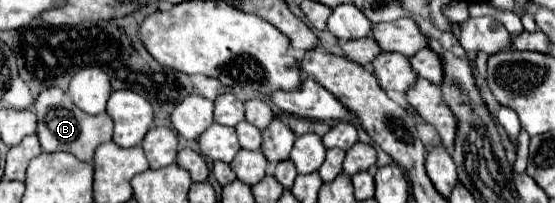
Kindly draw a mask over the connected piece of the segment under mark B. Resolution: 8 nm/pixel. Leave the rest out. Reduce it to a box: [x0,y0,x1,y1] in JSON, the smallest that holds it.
[33,89,113,161]

